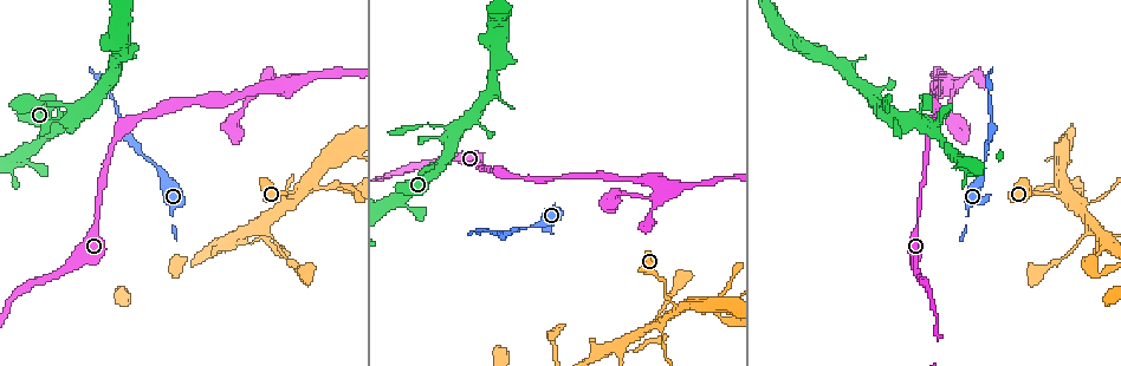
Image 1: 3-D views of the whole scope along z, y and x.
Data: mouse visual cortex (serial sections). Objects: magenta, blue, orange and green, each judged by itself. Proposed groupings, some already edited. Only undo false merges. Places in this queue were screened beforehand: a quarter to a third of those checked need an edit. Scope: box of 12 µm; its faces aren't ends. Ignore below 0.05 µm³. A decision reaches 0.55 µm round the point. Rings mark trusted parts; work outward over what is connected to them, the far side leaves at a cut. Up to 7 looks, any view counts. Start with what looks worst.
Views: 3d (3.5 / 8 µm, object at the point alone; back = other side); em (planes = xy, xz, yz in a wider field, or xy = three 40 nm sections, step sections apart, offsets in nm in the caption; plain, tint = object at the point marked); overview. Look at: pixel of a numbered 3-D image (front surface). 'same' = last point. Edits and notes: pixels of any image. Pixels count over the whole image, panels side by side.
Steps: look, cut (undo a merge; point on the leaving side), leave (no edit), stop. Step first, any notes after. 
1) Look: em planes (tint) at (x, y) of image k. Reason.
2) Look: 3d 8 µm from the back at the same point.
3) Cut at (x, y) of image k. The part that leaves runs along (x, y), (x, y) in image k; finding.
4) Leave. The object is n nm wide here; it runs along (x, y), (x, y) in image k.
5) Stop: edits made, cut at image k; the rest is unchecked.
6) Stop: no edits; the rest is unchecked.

Look: 3d 8 µm at (1065, 198) of image 1. Four-way junction.

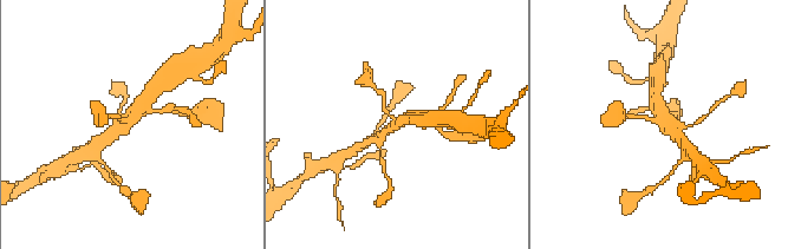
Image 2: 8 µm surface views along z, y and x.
Look: 3d 3.5 µm at (660, 121) of image 2. Closer look.

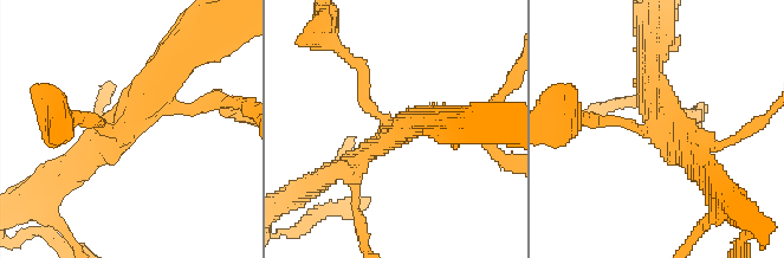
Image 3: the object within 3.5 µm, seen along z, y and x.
Look: em xy step 2 (tint) at (660, 129) of image 3. 4 arms meet here; the arms are 150, 150, 300, 350 nm wide.

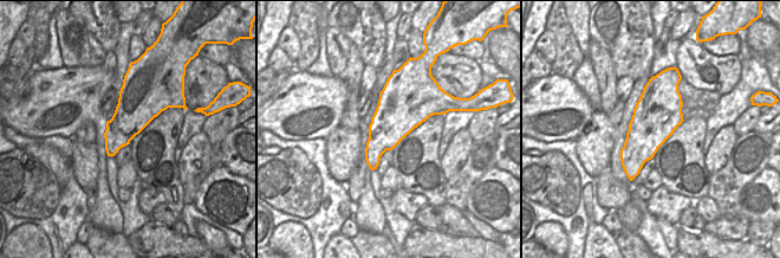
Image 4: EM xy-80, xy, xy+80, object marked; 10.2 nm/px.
Leave. It runs along (354, 60), (364, 103), (390, 128), (434, 122) in image 3; all the same cell.

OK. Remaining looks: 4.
Look: 3d 8 µm at (528, 227) of image 1. Narrows sharply.

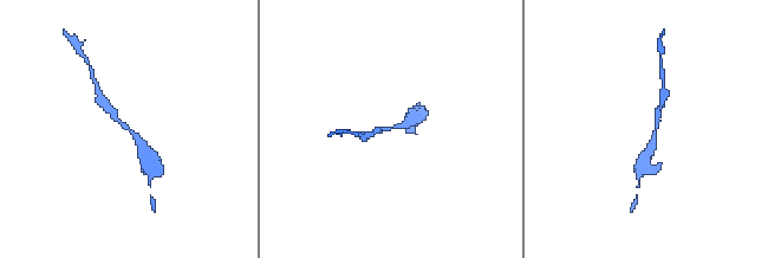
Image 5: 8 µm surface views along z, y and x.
Look: 3d 3.5 µm from the back at (655, 129) of image 5. Zoom in.

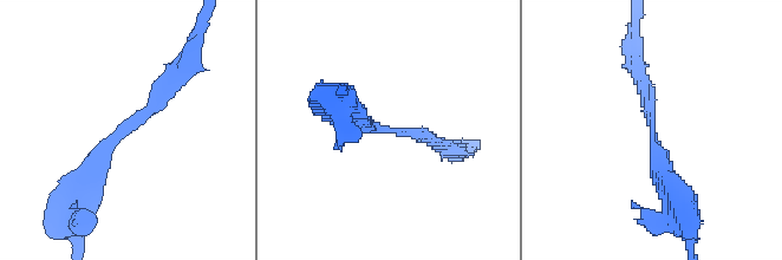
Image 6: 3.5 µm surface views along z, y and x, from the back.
Look: em xy step 2 (tint) at (399, 132) of image 6. The arms are 200, 350 nm wide; shape alone is not enough.

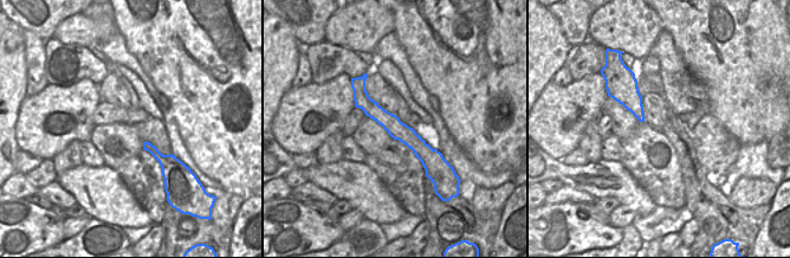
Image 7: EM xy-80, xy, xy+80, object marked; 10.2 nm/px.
Leave. It runs along (356, 94), (428, 155), (436, 155) in image 7; continuous, no second cell.

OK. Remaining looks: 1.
Stop: no edits; the rest is unchecked.

